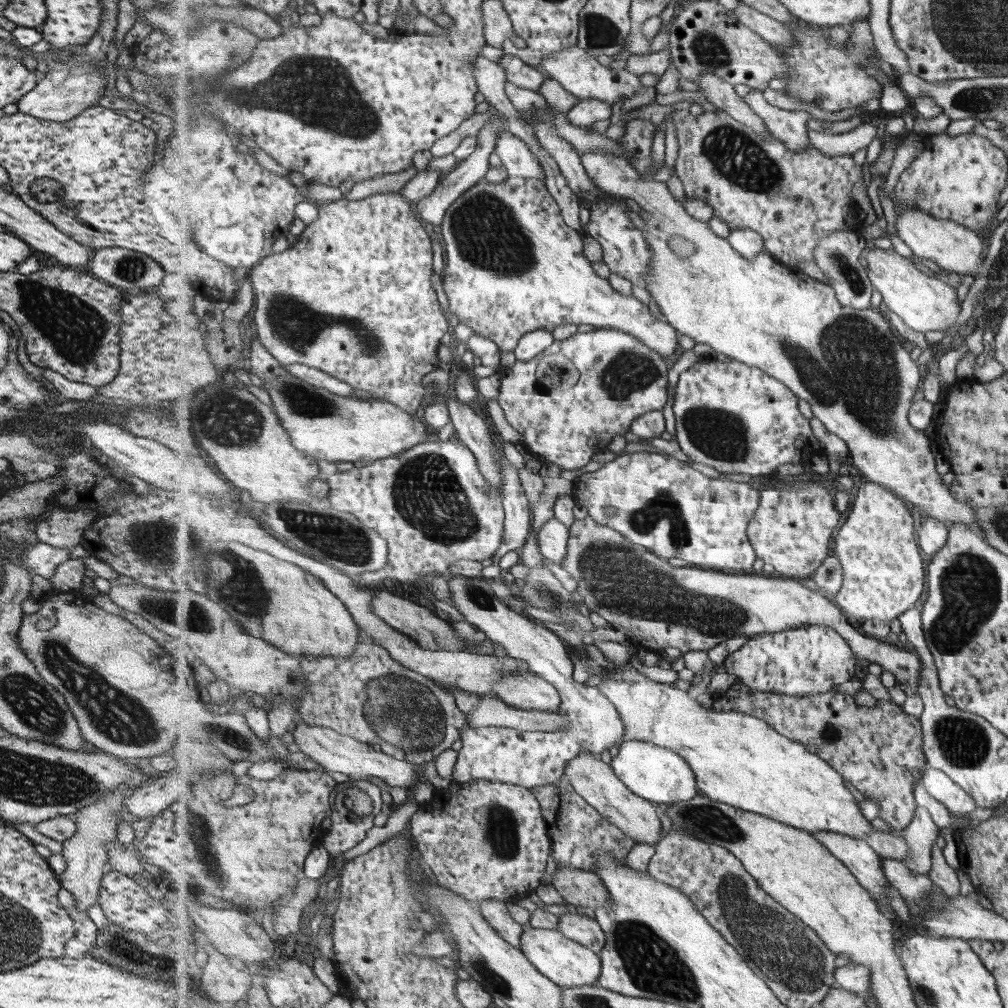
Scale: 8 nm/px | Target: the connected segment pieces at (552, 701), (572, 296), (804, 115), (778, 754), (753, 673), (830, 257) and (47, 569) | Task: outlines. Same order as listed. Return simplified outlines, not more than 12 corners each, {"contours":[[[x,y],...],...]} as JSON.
{"contours":[[[529,670],[498,680],[494,696],[512,707],[555,713],[556,686]],[[481,179],[440,225],[445,311],[514,352],[678,330],[613,290],[545,180]],[[763,91],[745,100],[792,151],[809,145],[805,111],[775,107]],[[614,666],[625,740],[701,795],[815,833],[875,831],[804,744]],[[833,627],[758,634],[727,673],[755,690],[805,696],[854,679]],[[858,230],[822,238],[815,263],[837,300],[872,308],[874,286],[859,262],[867,248]],[[38,542],[24,548],[32,575],[49,581],[69,559],[66,548]]]}

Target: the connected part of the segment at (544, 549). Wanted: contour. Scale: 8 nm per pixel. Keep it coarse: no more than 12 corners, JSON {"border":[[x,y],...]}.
{"border":[[553,517],[538,530],[540,552],[562,565],[570,528]]}

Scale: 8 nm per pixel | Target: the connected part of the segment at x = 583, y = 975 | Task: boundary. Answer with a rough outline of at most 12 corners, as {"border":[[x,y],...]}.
{"border":[[525,926],[527,958],[560,987],[600,980],[600,953]]}

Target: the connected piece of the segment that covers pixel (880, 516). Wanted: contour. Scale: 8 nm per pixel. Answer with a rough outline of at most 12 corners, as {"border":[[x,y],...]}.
{"border":[[867,480],[834,538],[849,618],[891,622],[925,592],[905,499]]}

